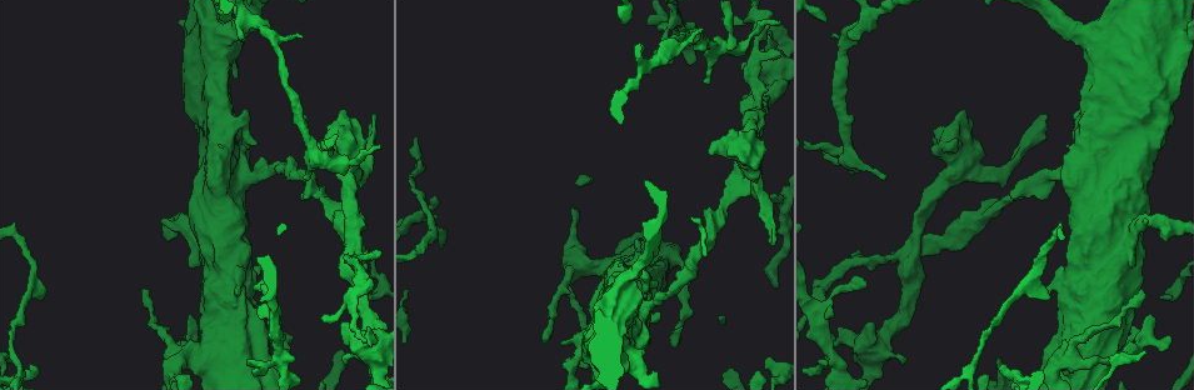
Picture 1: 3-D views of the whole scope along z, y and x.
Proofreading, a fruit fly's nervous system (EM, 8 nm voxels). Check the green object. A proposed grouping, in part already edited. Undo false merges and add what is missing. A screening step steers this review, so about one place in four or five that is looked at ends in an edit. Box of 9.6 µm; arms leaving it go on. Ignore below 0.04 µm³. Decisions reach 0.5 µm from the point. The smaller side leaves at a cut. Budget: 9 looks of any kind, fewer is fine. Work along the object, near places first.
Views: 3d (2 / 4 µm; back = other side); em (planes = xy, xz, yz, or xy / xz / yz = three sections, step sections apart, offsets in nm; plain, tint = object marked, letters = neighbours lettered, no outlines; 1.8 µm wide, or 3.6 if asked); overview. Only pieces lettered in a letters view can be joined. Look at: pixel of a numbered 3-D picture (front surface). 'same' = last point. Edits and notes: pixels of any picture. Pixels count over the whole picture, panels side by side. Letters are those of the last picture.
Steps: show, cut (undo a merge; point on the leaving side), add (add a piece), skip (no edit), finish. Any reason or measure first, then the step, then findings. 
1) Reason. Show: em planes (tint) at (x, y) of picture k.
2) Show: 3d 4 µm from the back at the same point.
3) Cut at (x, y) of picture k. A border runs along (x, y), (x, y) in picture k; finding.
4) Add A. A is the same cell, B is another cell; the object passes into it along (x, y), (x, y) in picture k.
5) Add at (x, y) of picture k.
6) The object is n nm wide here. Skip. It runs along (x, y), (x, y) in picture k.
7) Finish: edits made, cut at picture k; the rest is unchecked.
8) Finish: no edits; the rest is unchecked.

Sudden change in width. Show: em xz step 8 (tint) at (723, 201) of picture 1.

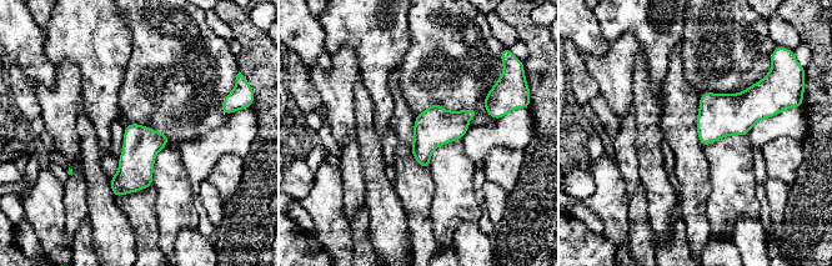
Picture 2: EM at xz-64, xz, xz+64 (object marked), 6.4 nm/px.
Cut it another way. Show: em planes (letters) at the same point.

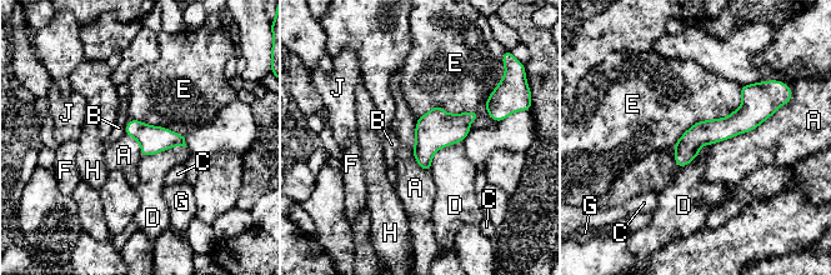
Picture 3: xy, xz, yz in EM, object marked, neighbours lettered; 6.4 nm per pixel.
Skip. A, B, C, D, E, F, G, H and J are other cells; all the same neuron.

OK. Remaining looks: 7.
Free end. Show: em 3.6 µm xy step 4 (tint) at (772, 195) of picture 1.

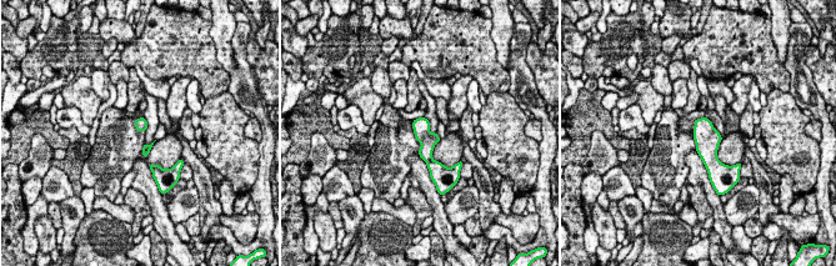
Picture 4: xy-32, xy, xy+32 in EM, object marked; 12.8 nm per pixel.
Another direction. Show: em 3.6 µm planes (letters) at the same point.

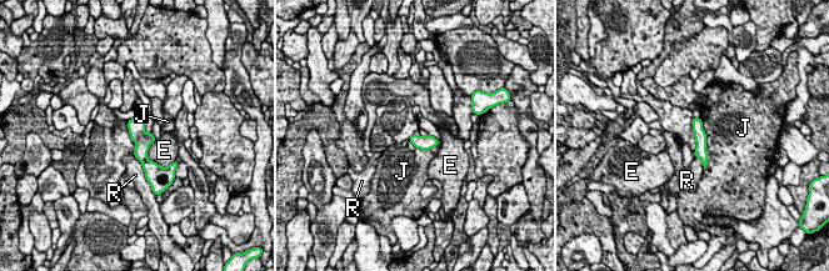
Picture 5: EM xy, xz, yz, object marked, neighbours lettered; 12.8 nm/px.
The object is 160 nm wide here. Skip. E, J and R are other cells; a border runs along (699, 119), (705, 134), (705, 169) in picture 5; none of them fits.

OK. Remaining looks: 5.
Stops while still wide. Show: em planes (letters) at (837, 330) of picture 1.

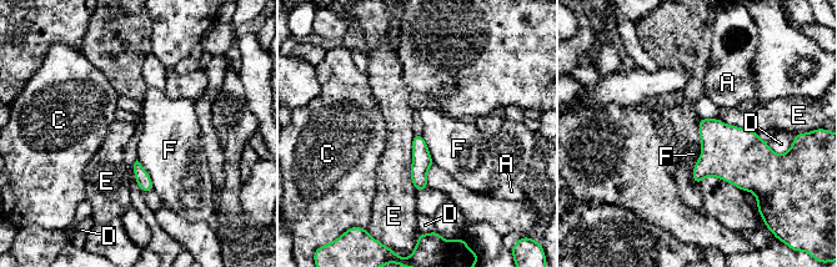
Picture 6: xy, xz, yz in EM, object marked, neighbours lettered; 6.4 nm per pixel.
Skip. A, C, D, E and F are other cells; a border runs along (136, 160), (150, 177), (154, 189) in picture 6; none of them fits.

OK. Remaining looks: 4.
Show: em xz step 8 (letters) at (672, 346) of picture 1.

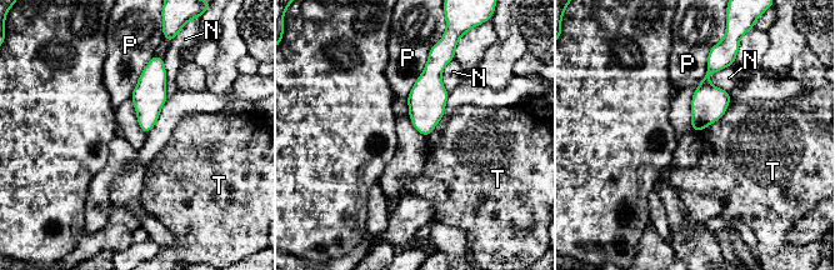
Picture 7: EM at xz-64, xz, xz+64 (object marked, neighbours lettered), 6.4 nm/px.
Skip. N, P and T are other cells; a border runs along (728, 108), (719, 119), (696, 131) in picture 7; no lettered piece goes on from it.

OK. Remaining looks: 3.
Finish: no edits; the rest is unchecked.

